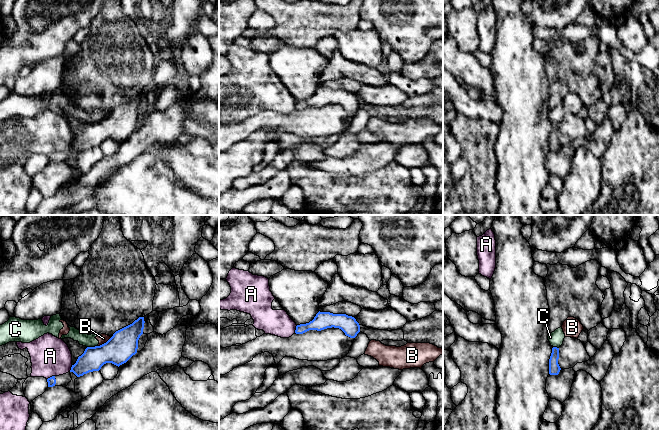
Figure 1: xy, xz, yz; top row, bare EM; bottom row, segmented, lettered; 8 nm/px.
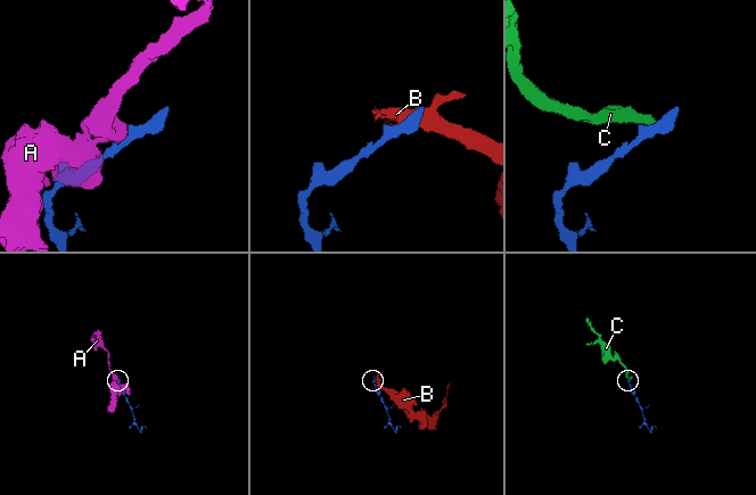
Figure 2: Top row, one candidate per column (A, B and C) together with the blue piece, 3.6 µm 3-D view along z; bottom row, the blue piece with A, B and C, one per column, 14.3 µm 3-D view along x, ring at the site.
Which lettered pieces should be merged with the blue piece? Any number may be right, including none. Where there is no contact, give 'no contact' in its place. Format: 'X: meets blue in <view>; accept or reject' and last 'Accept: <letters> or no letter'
A: meets blue in xy; reject
B: meets blue in xy; reject
C: meets blue in xy; reject
Accept: no letter

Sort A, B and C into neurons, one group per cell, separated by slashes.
A / B C

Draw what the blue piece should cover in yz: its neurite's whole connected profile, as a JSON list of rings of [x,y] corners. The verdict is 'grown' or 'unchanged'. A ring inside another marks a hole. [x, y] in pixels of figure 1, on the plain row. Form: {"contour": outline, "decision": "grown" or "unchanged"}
{"contour": [[[553,123],[552,129],[549,135],[549,150],[550,151],[558,151],[561,144],[558,140],[559,135],[559,124]]], "decision": "unchanged"}

